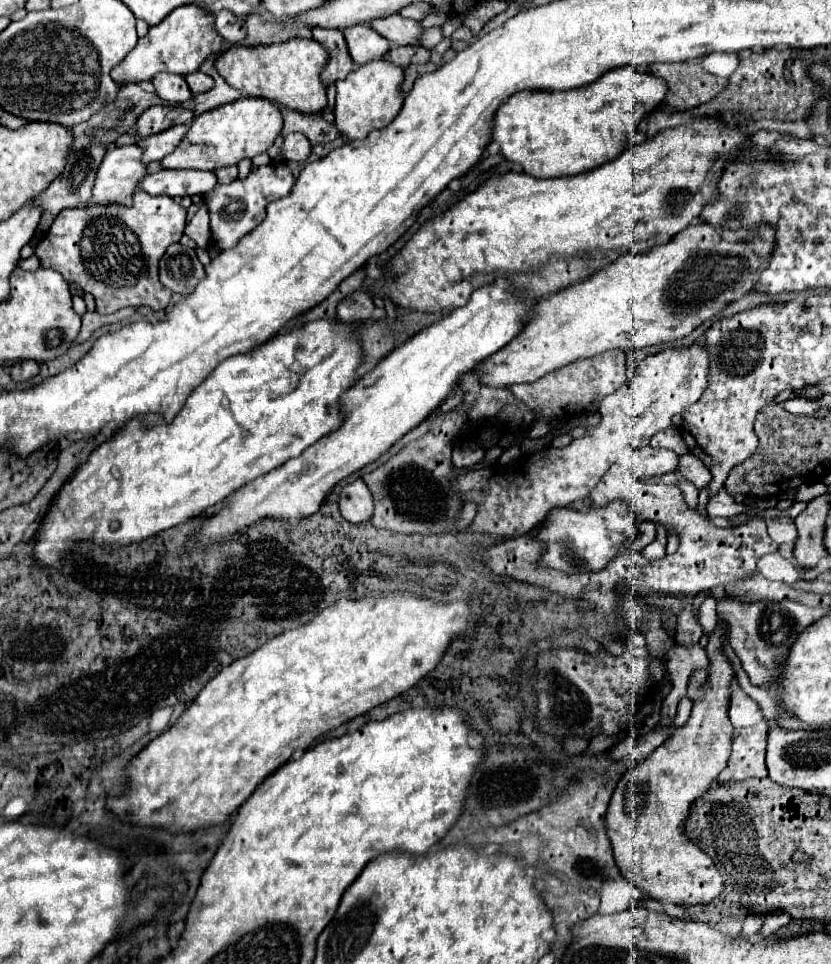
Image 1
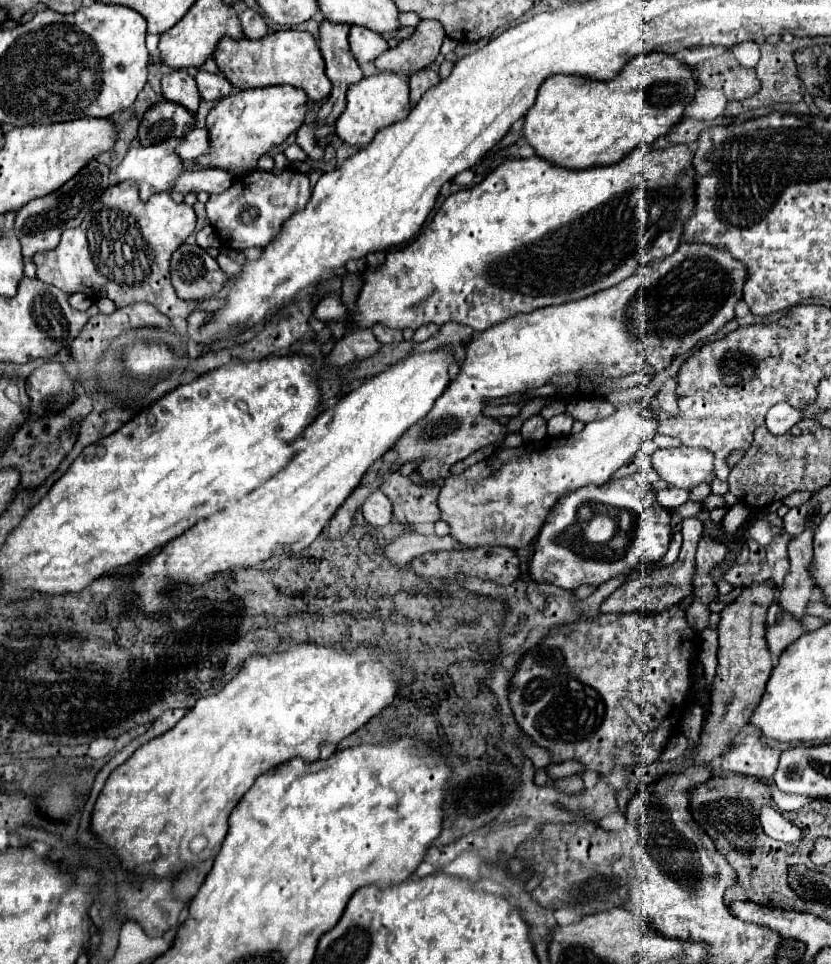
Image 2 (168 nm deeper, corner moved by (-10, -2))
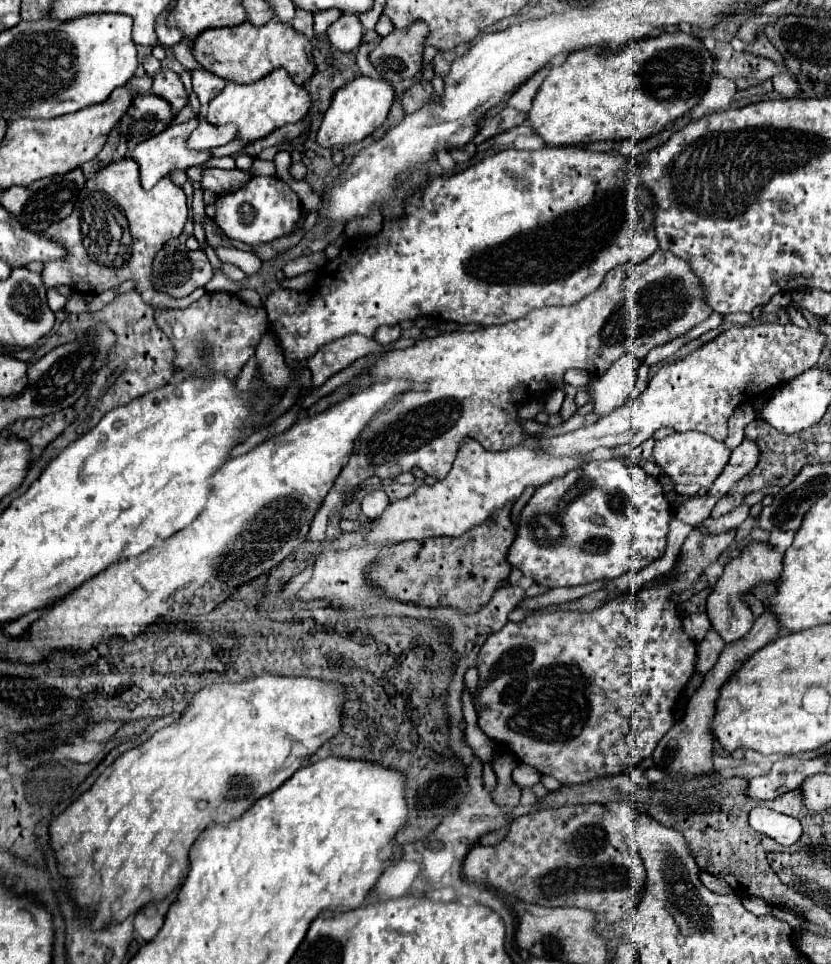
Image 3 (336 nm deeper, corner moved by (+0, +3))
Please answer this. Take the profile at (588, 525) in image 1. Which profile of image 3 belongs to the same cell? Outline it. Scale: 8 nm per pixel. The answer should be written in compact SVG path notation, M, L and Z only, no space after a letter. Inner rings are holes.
M607 459L607 461L587 461L583 467L577 467L577 469L571 469L567 471L563 477L557 477L545 485L541 485L533 497L527 501L527 505L521 509L519 513L519 521L517 521L517 533L515 533L515 539L507 551L507 561L521 569L525 577L533 579L535 583L539 585L545 585L545 587L575 587L575 585L585 585L585 583L593 583L593 581L599 581L599 579L615 579L615 577L621 577L625 573L637 573L641 571L643 567L647 567L649 563L653 563L655 559L659 559L663 553L665 553L665 541L667 541L667 529L669 529L669 521L671 521L671 507L669 507L669 501L665 499L663 495L663 487L661 483L647 475L645 469L641 465L637 465L635 461L631 459Z

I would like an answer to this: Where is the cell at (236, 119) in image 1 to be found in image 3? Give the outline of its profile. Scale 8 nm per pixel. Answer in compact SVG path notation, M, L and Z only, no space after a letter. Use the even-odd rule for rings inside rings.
M275 69L267 77L255 81L255 83L249 83L249 85L227 83L225 89L209 103L205 119L215 125L237 123L239 125L237 139L241 139L245 143L253 143L259 137L269 135L273 129L279 129L287 123L301 121L307 115L309 107L311 107L309 91L303 85L295 85L285 69Z

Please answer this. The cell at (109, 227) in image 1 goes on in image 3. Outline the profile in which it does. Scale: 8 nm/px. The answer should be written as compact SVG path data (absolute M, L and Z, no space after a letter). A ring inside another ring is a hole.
M129 157L99 169L97 175L93 179L87 179L85 187L81 189L73 213L47 229L47 235L53 241L65 245L69 255L61 261L45 263L45 269L41 273L45 289L51 289L55 285L69 285L77 291L77 287L89 283L93 293L103 293L127 279L135 279L137 291L143 295L143 299L151 307L161 309L185 309L205 295L203 287L195 289L183 299L165 297L153 289L153 257L169 239L181 235L187 221L187 201L183 189L169 177L163 177L153 189L145 191L137 183L137 171L137 161L131 161Z

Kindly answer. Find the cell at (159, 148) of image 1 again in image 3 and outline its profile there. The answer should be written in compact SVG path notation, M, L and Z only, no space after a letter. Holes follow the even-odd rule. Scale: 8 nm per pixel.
M201 121L199 127L189 137L189 147L193 149L213 149L225 145L237 137L237 125L211 125L209 121Z

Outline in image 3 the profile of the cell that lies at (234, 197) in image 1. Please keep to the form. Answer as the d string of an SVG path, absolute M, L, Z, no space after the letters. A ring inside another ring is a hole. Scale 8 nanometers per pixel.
M253 177L245 187L217 197L215 207L215 223L221 227L221 231L229 239L243 241L247 245L263 245L285 237L293 233L301 221L301 201L297 193L277 177Z

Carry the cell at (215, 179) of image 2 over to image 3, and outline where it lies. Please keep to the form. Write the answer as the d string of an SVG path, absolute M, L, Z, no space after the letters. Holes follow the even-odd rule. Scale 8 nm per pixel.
M207 169L207 171L203 171L201 187L203 189L209 187L213 193L223 195L223 193L241 189L251 177L253 177L251 173L239 171L239 169L231 169L231 171L225 171L225 169Z

